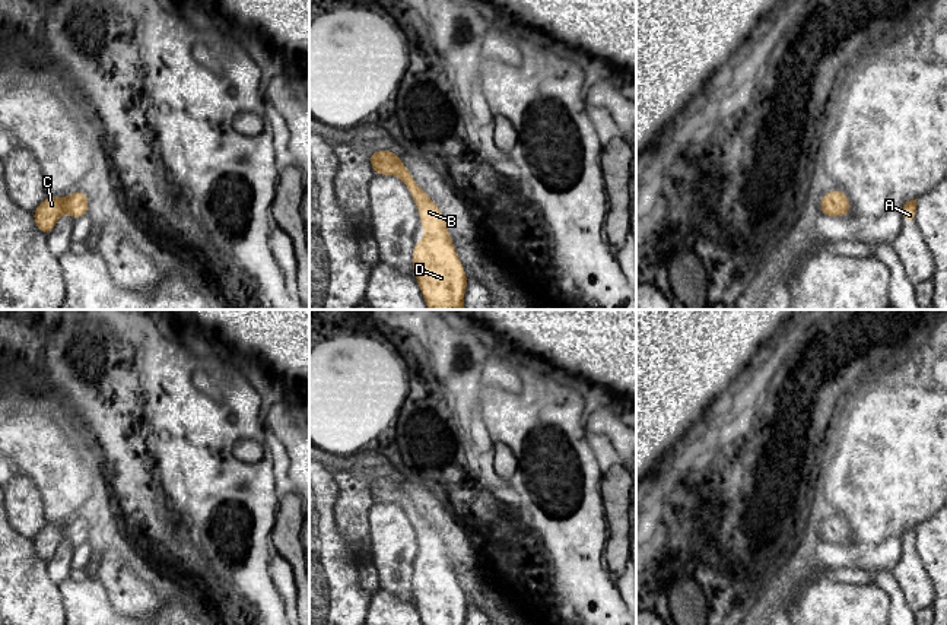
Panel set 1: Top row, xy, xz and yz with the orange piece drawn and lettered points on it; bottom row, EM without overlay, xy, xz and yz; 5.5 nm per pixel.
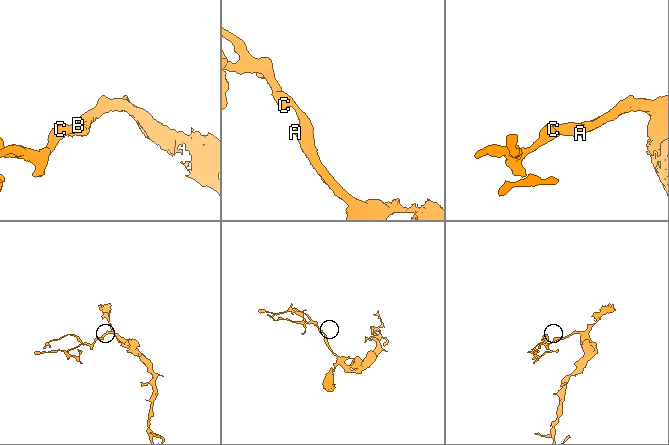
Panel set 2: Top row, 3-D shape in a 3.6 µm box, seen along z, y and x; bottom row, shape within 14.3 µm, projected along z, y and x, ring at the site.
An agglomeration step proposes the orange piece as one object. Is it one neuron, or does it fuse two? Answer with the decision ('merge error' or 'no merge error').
no merge error

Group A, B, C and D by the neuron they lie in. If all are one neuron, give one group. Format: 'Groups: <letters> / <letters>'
Groups: A B C D

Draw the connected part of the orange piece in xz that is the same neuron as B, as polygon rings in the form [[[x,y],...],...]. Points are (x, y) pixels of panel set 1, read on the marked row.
[[[376,150],[368,155],[374,174],[395,175],[404,181],[420,215],[423,239],[413,247],[413,273],[429,310],[464,310],[467,275],[457,257],[447,219],[417,185],[398,153]]]

